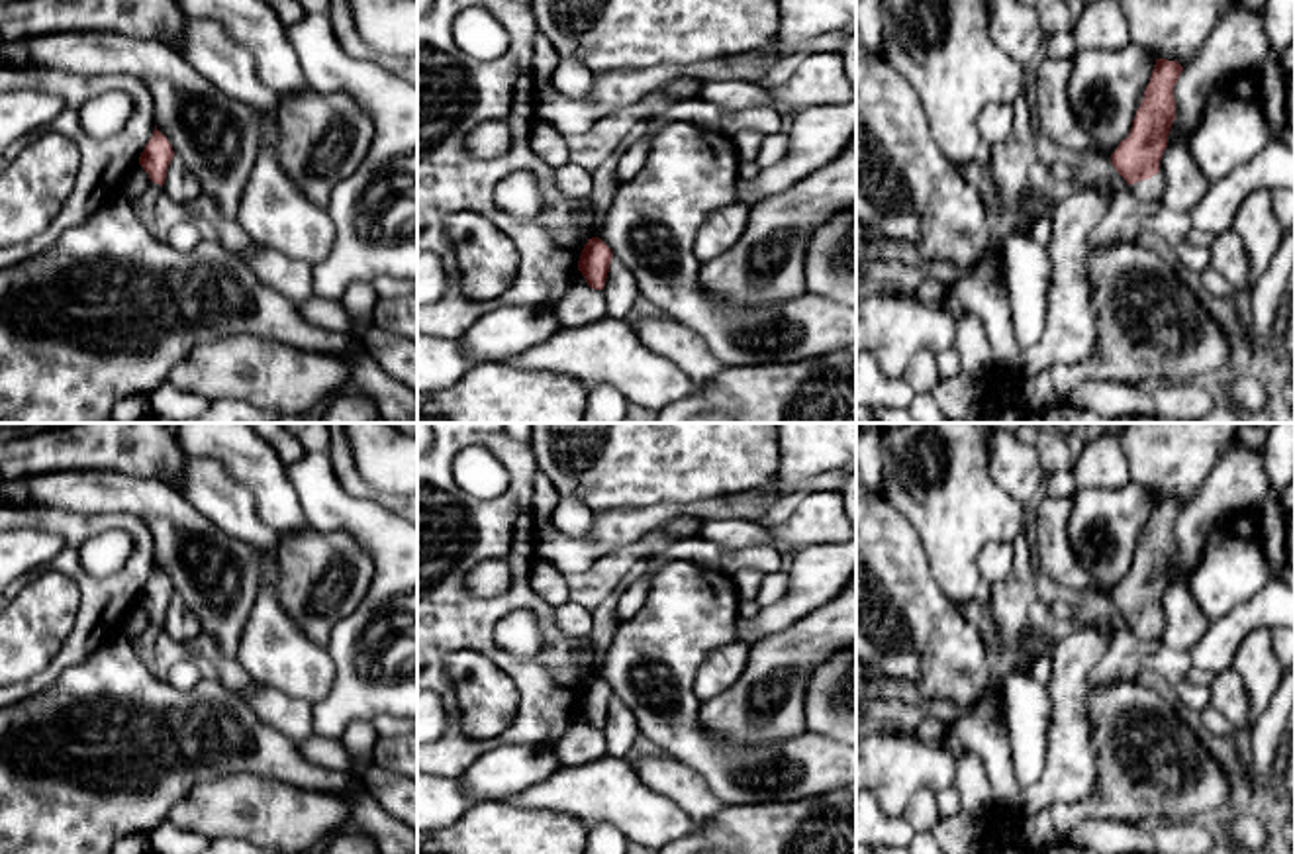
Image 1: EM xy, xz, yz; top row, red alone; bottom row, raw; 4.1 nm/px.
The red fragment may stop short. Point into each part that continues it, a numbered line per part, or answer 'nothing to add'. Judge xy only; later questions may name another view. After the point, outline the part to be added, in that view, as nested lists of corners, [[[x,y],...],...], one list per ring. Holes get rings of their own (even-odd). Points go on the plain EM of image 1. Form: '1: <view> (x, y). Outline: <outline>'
nothing to add

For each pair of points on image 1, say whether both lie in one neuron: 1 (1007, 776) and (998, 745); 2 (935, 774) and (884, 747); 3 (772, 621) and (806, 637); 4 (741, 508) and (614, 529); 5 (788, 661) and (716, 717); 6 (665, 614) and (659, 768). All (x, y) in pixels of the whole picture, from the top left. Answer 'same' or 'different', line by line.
1: same
2: same
3: different
4: same
5: same
6: different

